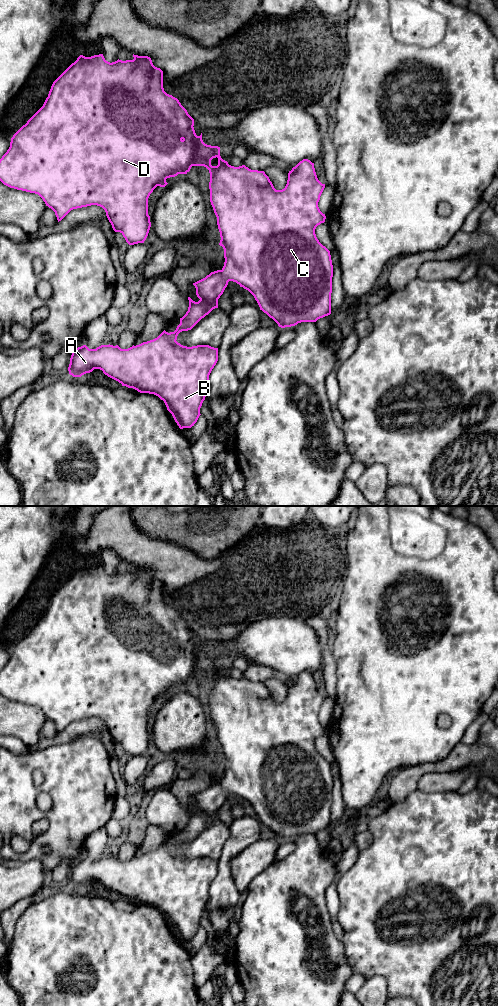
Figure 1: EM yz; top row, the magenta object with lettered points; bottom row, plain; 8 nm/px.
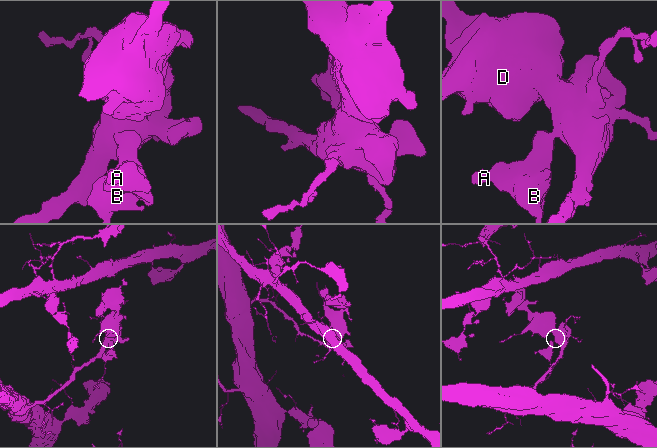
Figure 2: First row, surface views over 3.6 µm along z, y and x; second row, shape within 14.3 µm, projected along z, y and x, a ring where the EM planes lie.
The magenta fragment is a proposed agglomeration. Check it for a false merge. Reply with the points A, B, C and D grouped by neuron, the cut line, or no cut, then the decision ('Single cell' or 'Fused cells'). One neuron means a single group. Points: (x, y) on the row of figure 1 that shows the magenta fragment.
Groups: A B C D. No split. Single cell

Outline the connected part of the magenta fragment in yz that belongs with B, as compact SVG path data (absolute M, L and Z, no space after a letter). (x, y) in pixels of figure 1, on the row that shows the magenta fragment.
M103 54L85 57L80 55L77 60L72 63L52 84L48 97L43 106L23 125L11 138L10 147L0 159L0 181L17 190L38 194L46 206L51 208L57 217L58 222L61 221L71 210L97 205L102 207L112 228L115 232L120 232L129 245L144 243L150 227L150 216L148 215L148 198L153 190L157 187L165 187L168 183L167 178L175 177L178 174L187 174L192 166L204 166L210 173L210 202L214 213L217 217L217 225L220 232L219 245L224 249L224 266L221 270L211 272L205 278L193 283L196 288L196 295L200 299L198 302L193 301L190 297L189 307L186 314L180 318L180 324L174 332L166 332L165 330L155 339L143 342L139 345L132 346L128 349L121 349L118 345L101 345L96 349L89 349L86 345L76 348L71 355L68 367L69 374L73 377L81 377L86 373L92 372L94 369L100 369L108 377L118 381L122 386L133 388L140 393L149 393L158 396L164 401L167 410L172 414L175 422L180 429L191 428L197 422L200 414L200 408L206 397L208 389L209 375L218 361L218 348L209 345L197 345L192 347L183 346L178 343L177 336L182 331L191 330L202 318L208 315L213 309L218 308L218 299L223 294L229 281L236 282L248 290L257 301L260 310L272 318L279 327L291 327L301 322L316 322L318 319L331 314L331 293L332 293L332 277L333 265L330 251L323 246L316 237L315 229L318 225L325 222L326 216L319 207L318 202L325 188L316 175L314 163L308 159L303 159L288 173L287 184L284 189L276 190L264 171L251 170L245 165L234 167L228 164L220 156L220 147L207 145L202 140L202 133L197 136L194 130L194 119L188 114L187 110L181 105L179 100L172 95L167 94L163 88L163 71L153 65L152 60L148 56L138 56L133 54L133 60L117 60L108 62Z

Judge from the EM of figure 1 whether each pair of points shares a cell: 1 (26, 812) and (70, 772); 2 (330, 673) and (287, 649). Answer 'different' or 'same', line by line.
1: same
2: different

